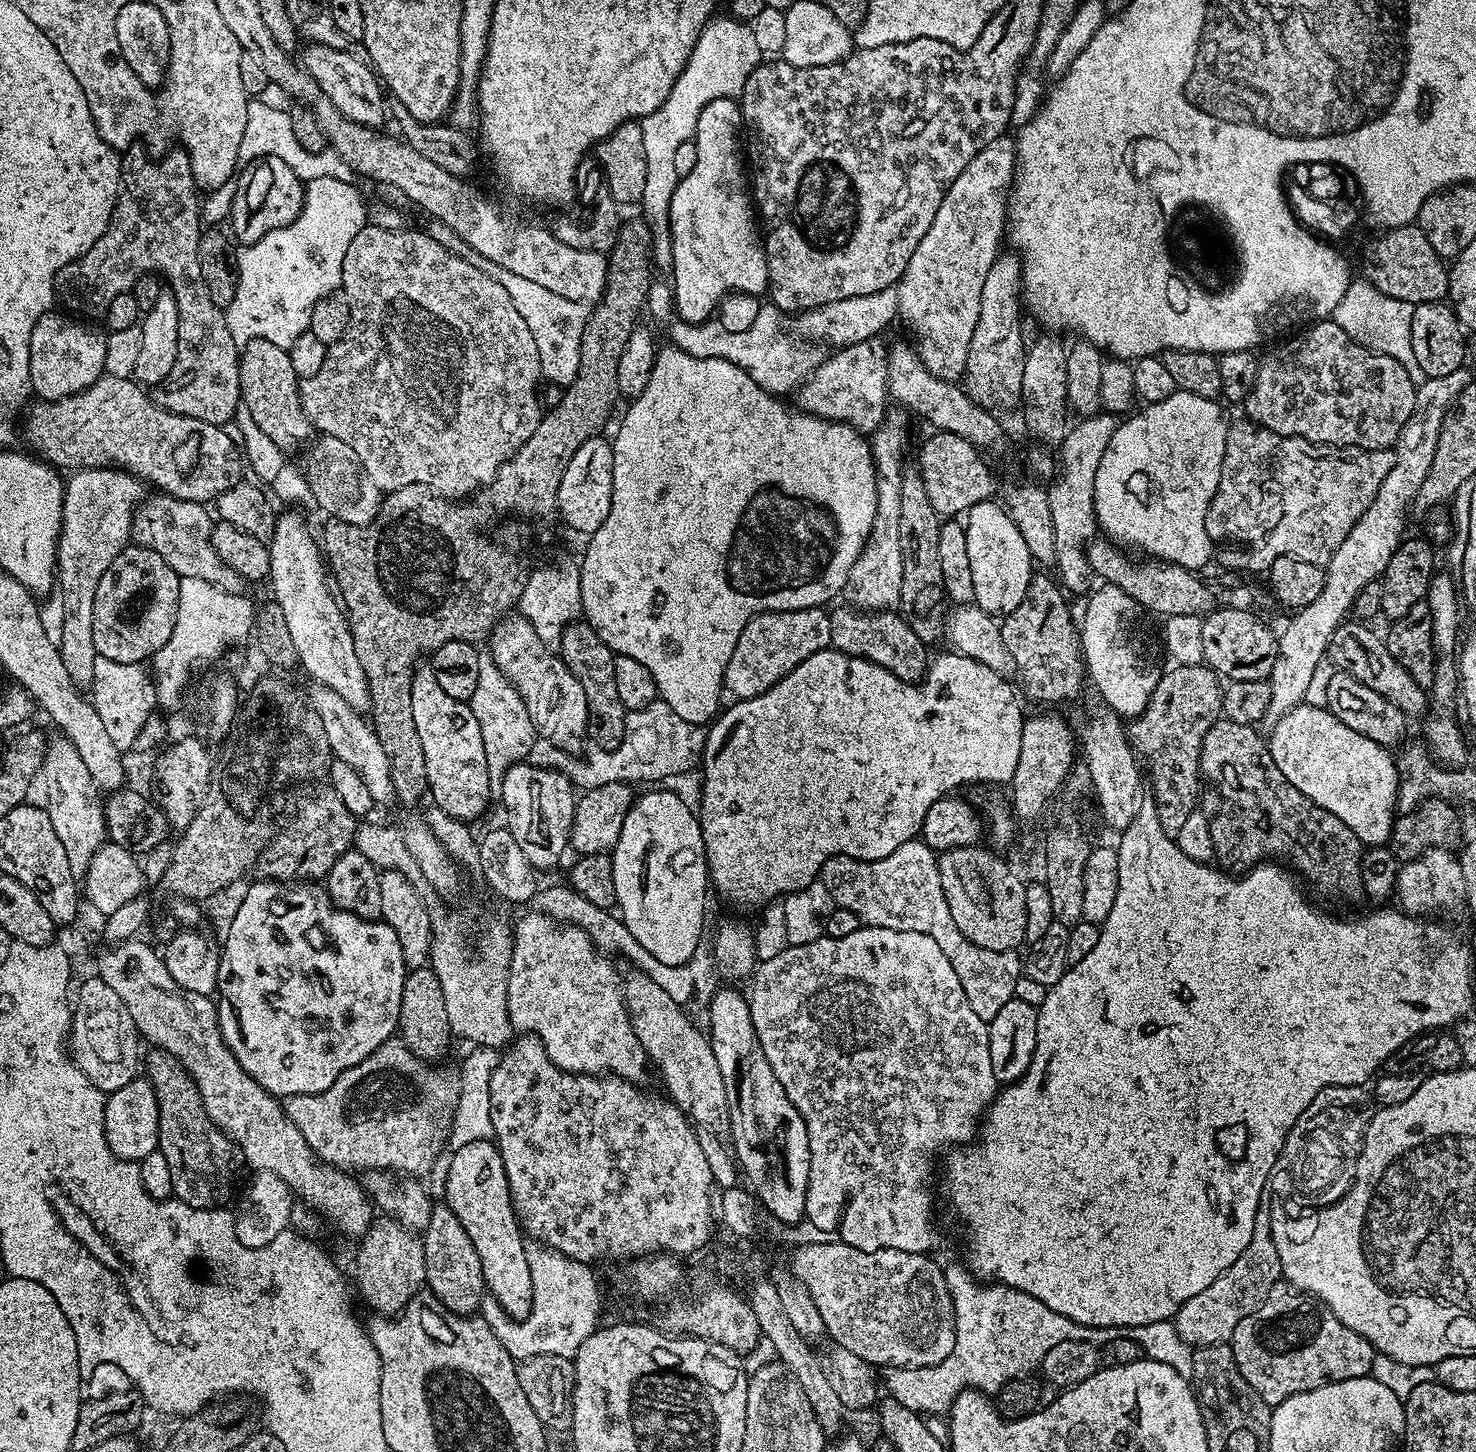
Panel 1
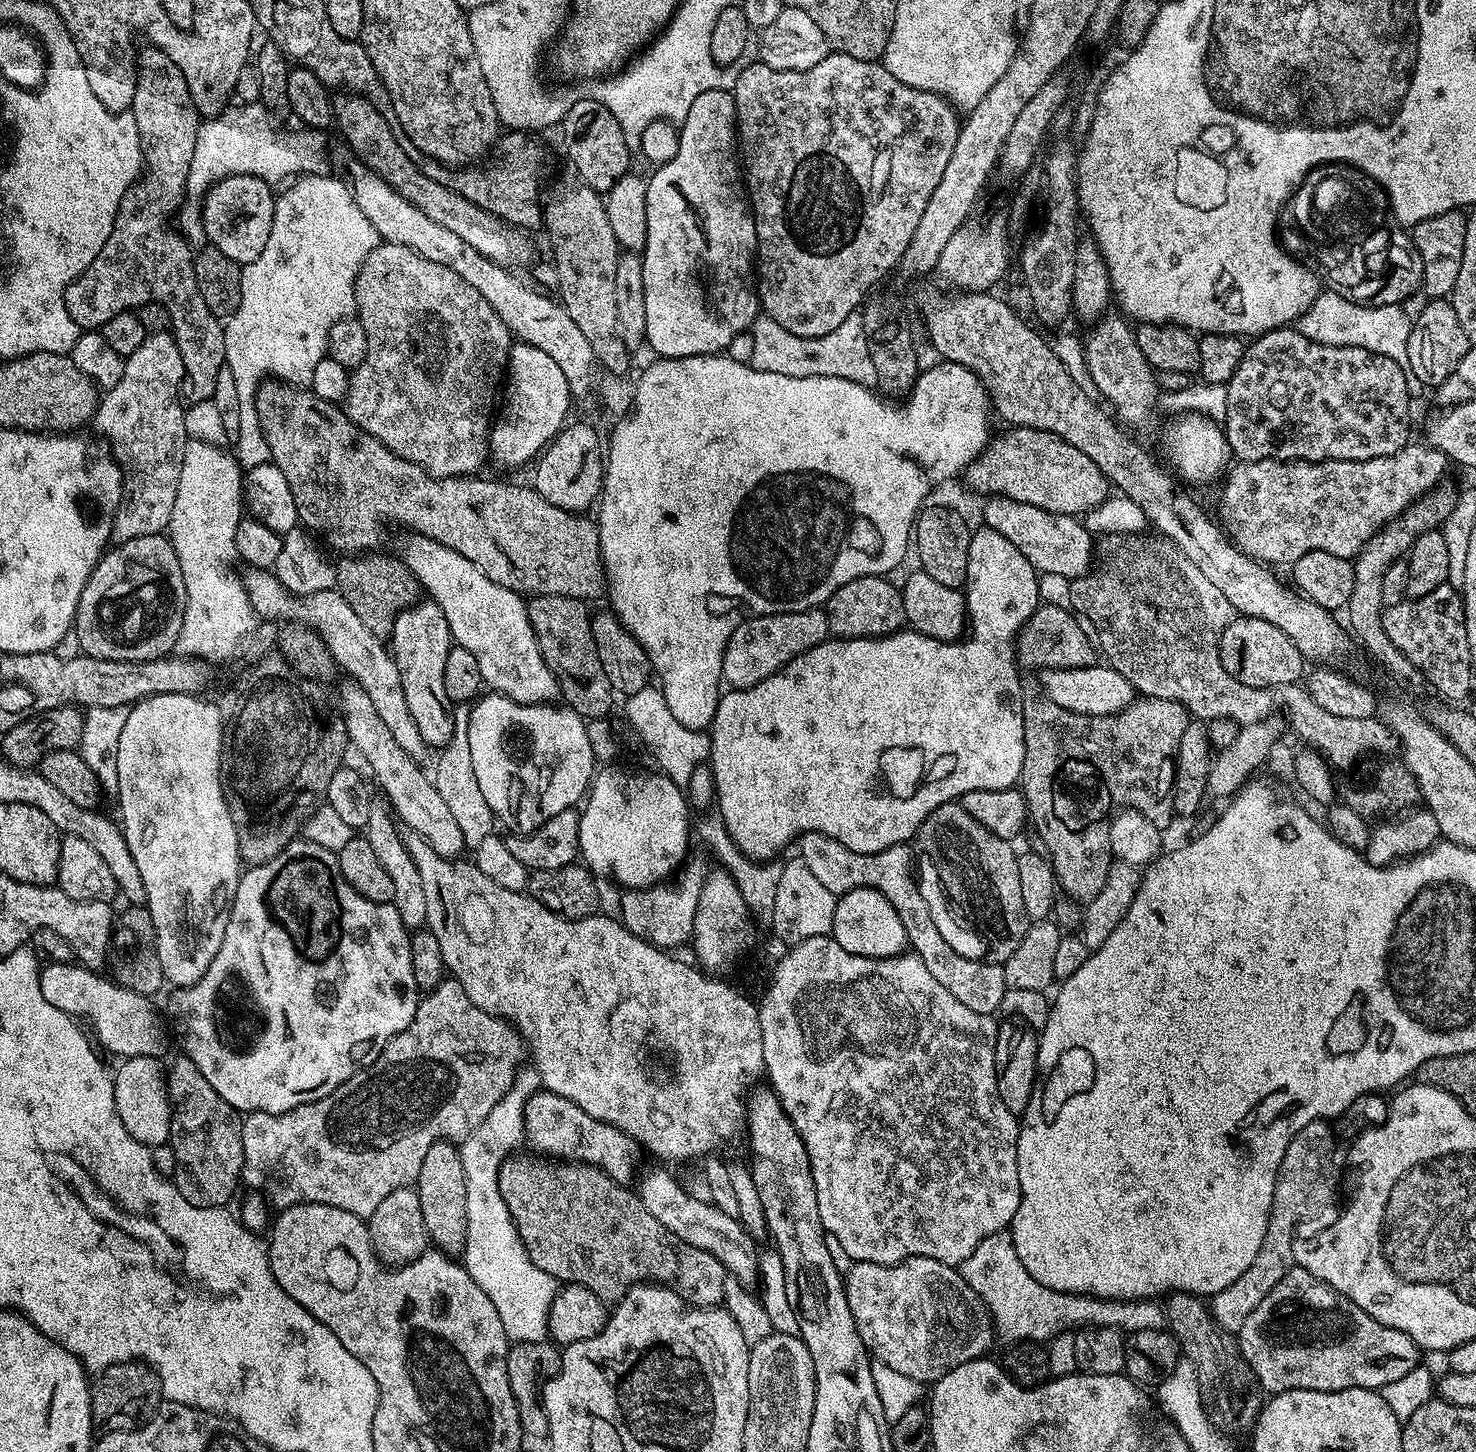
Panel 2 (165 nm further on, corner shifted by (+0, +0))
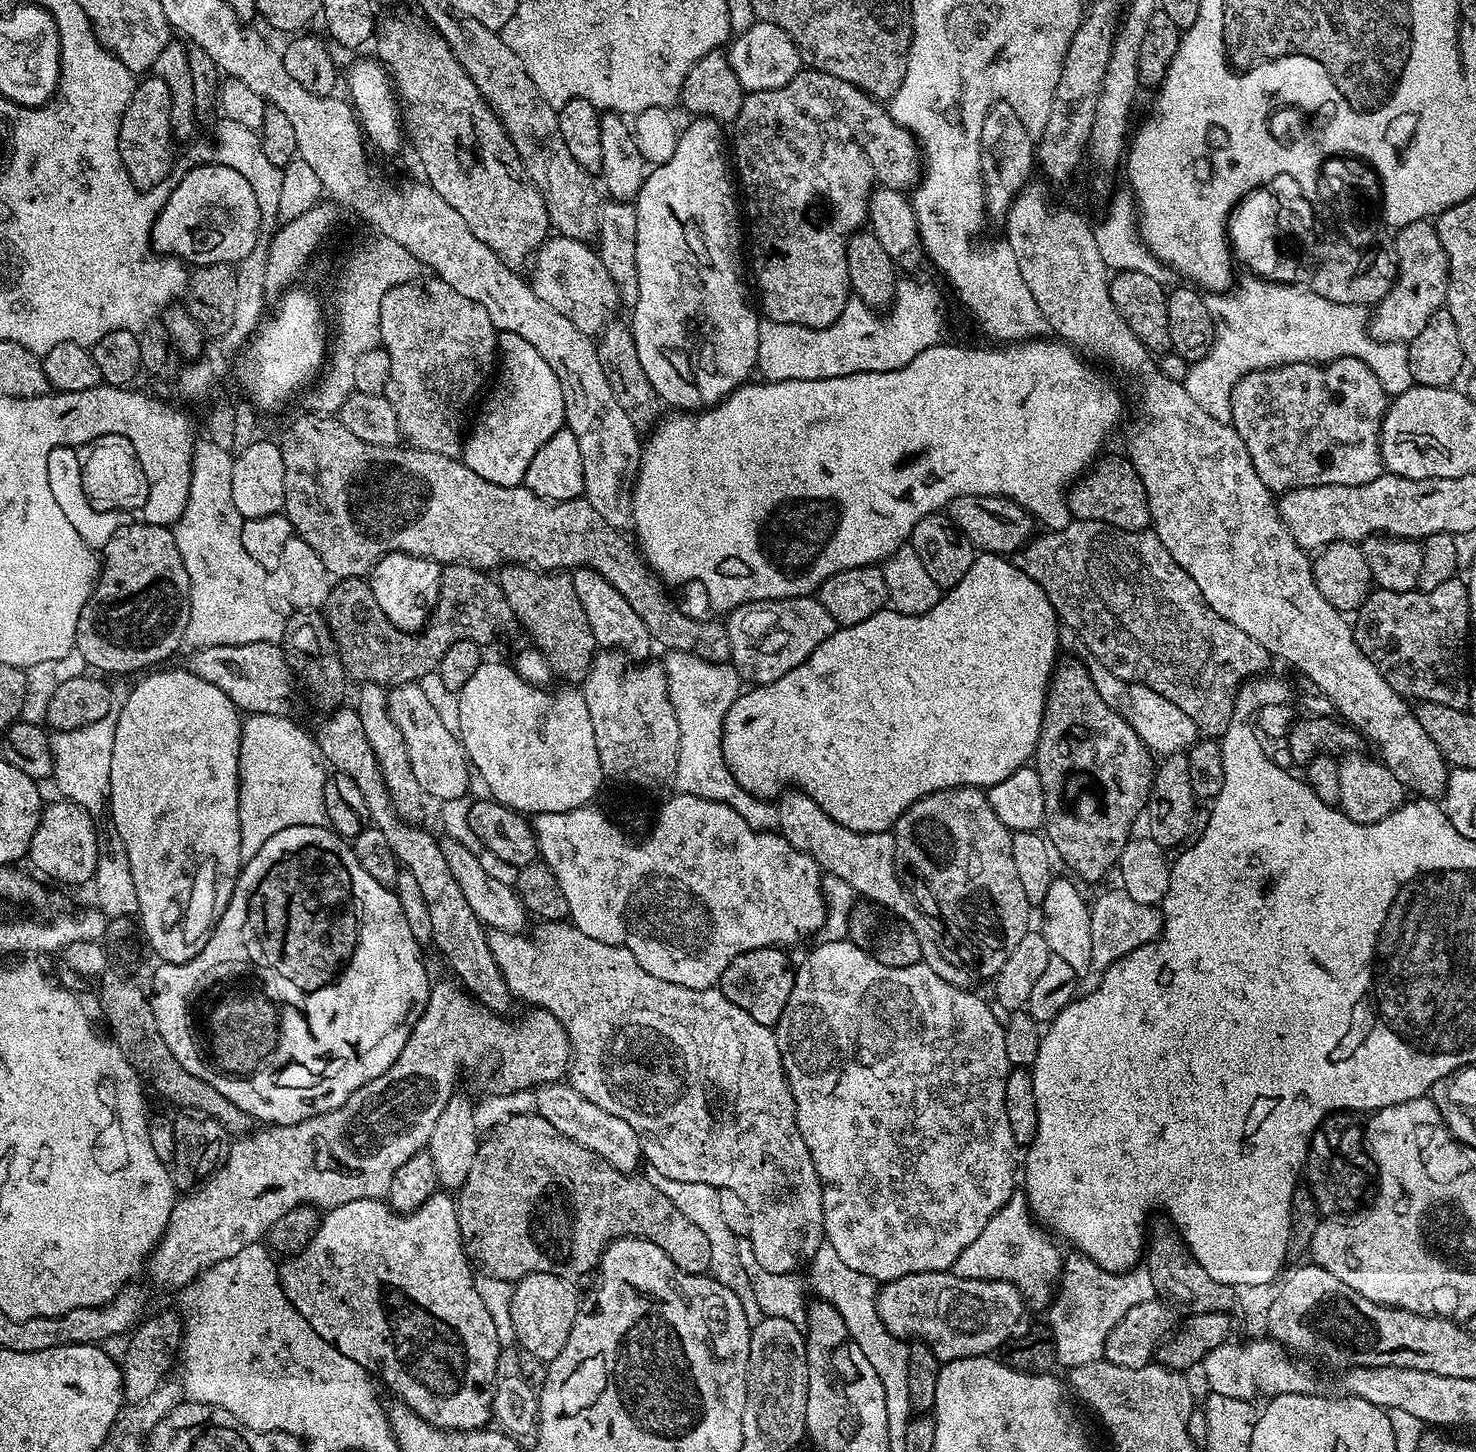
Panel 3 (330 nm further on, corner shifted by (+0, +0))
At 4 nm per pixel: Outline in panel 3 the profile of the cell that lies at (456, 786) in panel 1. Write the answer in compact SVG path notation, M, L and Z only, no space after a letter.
M405 552L386 554L372 567L370 583L382 614L394 622L403 632L417 633L428 623L432 608L440 593L440 573L442 565L421 556L411 556Z

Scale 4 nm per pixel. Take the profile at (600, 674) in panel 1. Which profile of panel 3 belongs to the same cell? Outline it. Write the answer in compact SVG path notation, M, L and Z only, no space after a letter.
M506 564L499 569L498 583L506 602L510 602L510 610L516 616L516 624L528 631L533 645L540 649L553 673L560 676L561 681L569 685L579 685L588 676L592 660L598 651L594 638L594 630L590 630L590 622L586 622L586 613L582 611L582 602L578 602L578 594L574 590L574 582L567 571L541 572L538 568L527 568L524 564Z

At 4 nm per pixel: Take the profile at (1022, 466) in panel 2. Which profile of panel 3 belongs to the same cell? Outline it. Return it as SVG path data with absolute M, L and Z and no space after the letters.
M1127 458L1104 459L1097 459L1094 466L1089 467L1069 488L1066 497L1069 513L1077 520L1102 522L1109 528L1127 532L1145 531L1150 524L1150 506L1146 486L1142 486L1142 478L1138 478L1138 470L1134 470Z

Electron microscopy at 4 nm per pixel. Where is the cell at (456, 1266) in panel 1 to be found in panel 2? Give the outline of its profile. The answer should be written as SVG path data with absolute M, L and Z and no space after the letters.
M440 1140L430 1146L430 1150L426 1150L426 1158L422 1158L422 1170L414 1187L418 1194L418 1202L422 1202L422 1222L428 1231L429 1241L444 1255L459 1257L466 1246L466 1174L459 1147L447 1140Z

